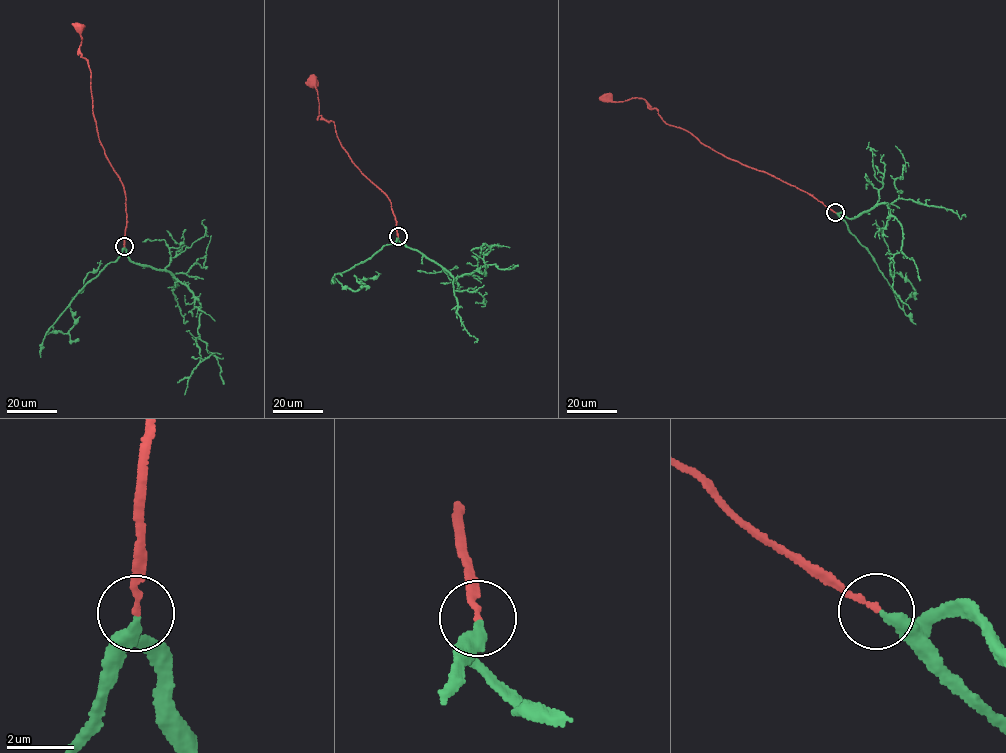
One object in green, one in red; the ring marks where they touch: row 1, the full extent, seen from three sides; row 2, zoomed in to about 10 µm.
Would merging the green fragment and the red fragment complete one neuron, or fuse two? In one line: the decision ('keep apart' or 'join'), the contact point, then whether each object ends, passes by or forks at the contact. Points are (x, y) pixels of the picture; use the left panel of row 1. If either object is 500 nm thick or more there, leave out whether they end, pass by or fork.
join; place (124, 246); green ends; red ends

